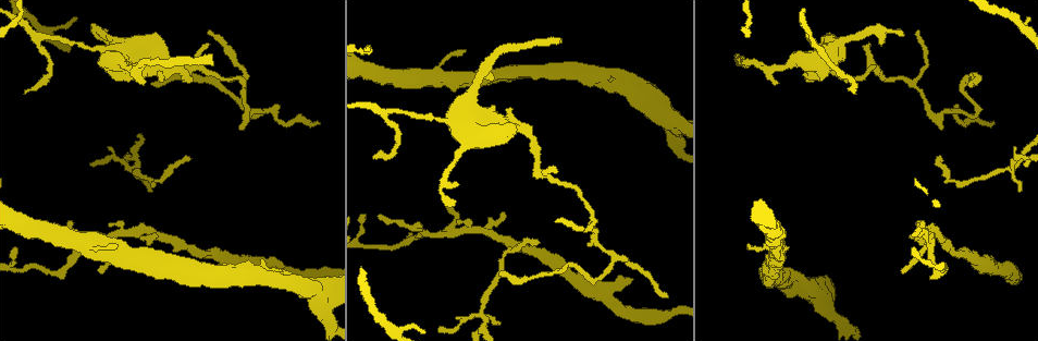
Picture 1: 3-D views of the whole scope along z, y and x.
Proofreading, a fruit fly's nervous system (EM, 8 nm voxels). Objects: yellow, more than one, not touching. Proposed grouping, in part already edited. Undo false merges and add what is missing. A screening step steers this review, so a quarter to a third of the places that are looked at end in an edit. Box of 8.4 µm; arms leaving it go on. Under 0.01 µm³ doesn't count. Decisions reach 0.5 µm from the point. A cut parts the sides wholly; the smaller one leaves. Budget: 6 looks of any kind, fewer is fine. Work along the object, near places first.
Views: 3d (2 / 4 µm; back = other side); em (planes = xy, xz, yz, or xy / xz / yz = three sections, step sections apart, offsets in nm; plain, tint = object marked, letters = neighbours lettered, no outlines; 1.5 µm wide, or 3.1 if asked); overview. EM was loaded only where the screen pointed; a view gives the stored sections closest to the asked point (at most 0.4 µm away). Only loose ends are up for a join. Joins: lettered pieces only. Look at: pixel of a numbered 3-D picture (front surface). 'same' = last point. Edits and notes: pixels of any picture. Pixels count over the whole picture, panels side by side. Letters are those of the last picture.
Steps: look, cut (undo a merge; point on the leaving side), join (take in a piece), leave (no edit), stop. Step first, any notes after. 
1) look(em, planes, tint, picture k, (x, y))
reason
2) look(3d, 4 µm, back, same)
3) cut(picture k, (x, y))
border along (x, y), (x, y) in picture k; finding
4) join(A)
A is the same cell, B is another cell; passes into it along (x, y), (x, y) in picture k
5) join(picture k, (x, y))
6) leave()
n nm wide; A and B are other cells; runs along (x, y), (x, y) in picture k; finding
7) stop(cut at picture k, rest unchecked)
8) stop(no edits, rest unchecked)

look(em, xz, step 4, tint, picture 1, (969, 252))
thick turns thin

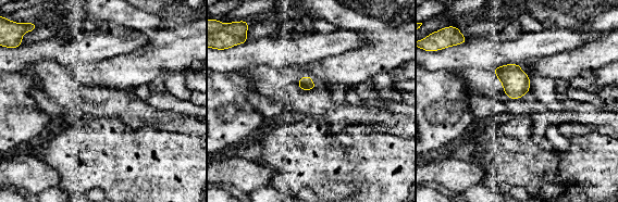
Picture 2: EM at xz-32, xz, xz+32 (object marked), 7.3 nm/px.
look(em, planes, letters, same)
cut it another way

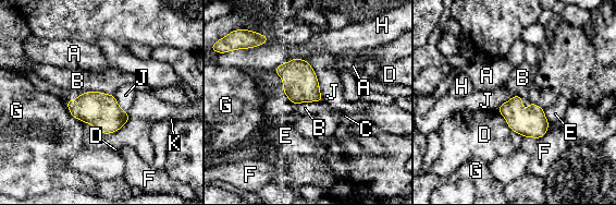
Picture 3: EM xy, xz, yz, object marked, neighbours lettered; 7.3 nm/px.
leave()
200 nm wide; A, B, C, D, E, F, G, H, J and K are other cells; border along (113, 94), (86, 91), (78, 95) in picture 3; one neuron here

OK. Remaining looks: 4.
look(3d, 4 µm, picture 1, (554, 173))
tapers out

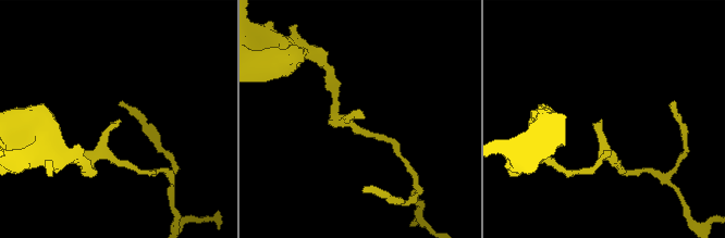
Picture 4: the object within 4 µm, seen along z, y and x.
look(em, planes, letters, picture 4, (361, 116))
need the tissue

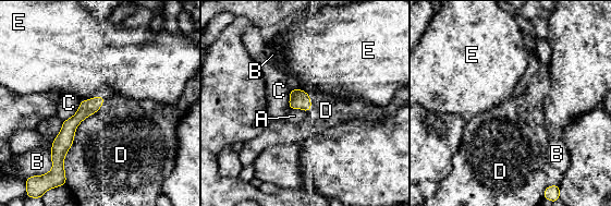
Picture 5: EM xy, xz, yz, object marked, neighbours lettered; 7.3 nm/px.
leave()
120 nm wide; A, B, C, D and E are other cells; border along (105, 98), (77, 126), (64, 173) in picture 5; none of them fits

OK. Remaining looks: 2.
stop(no edits, rest unchecked)

